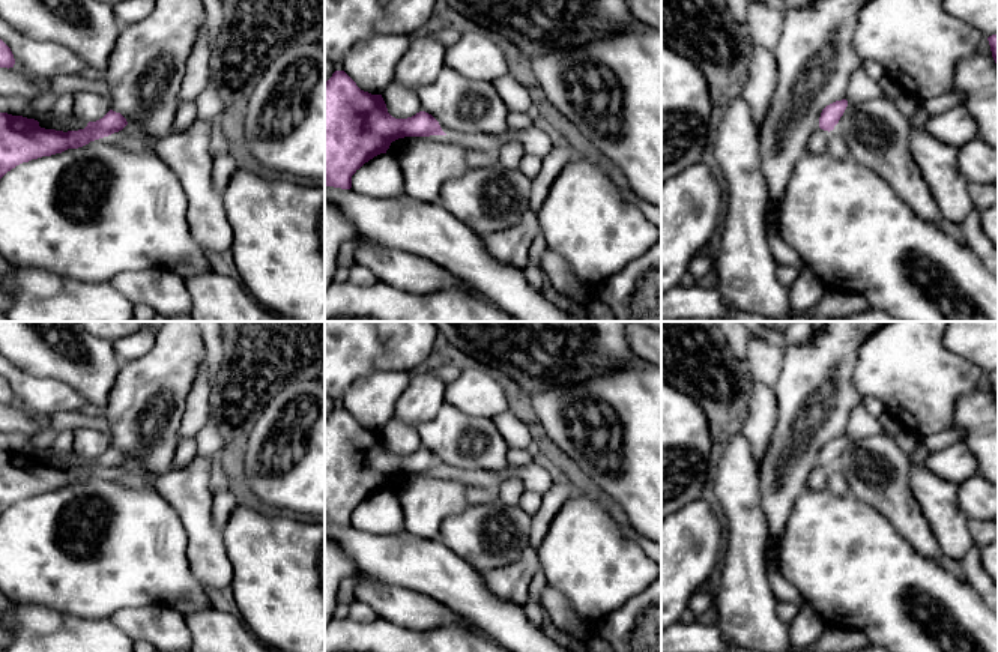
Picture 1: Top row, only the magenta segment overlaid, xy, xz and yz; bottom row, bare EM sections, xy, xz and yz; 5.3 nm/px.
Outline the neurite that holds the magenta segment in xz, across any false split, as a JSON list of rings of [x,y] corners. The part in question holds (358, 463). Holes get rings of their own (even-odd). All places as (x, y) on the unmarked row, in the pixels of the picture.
[[[344,407],[325,419],[325,523],[350,526],[352,512],[392,478],[430,472],[446,472],[431,451],[395,455],[382,431],[361,427]]]

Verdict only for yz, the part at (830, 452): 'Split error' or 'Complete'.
Complete

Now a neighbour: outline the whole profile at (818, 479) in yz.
[[[821,464],[815,466],[807,478],[809,490],[824,490],[828,485],[830,469]]]

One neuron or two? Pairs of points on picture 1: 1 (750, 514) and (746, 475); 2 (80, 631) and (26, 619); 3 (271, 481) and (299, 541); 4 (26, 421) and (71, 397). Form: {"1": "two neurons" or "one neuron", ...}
{"1": "one neuron", "2": "one neuron", "3": "two neurons", "4": "two neurons"}

